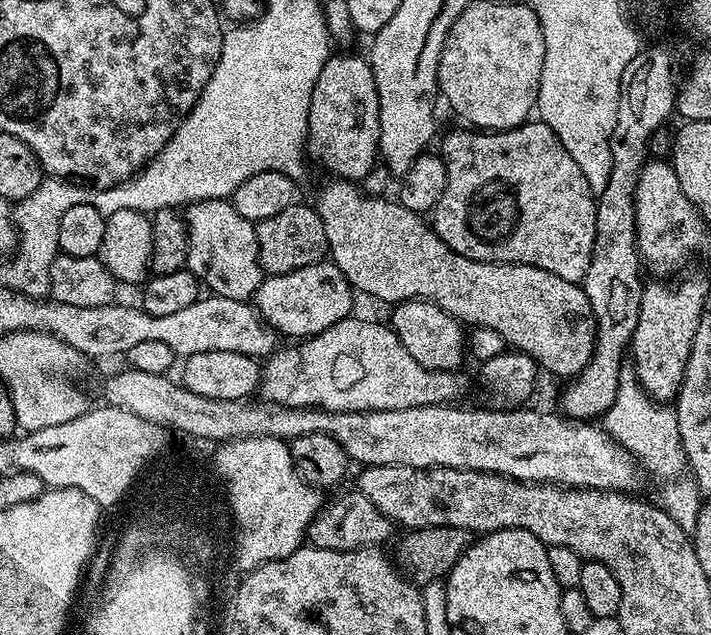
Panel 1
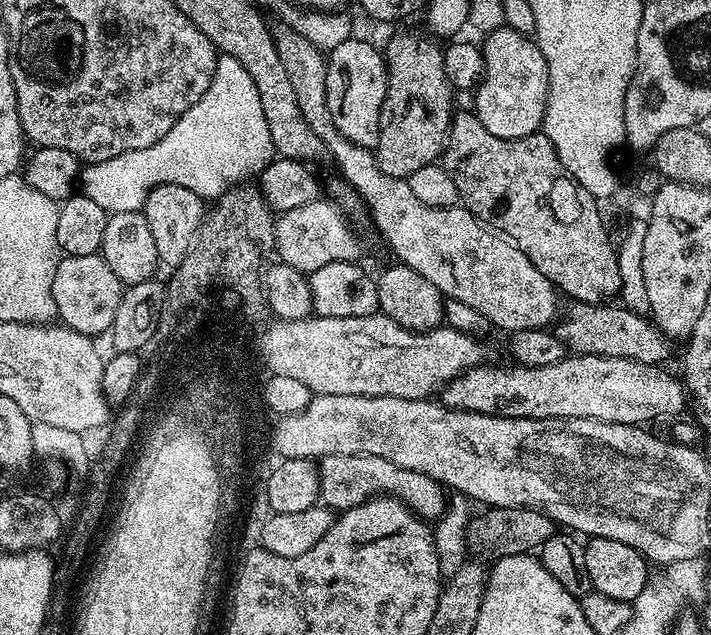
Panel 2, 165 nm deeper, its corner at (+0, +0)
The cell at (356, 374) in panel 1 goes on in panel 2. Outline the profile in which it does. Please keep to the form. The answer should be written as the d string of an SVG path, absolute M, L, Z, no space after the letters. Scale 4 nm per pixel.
M579 354L565 355L562 362L554 362L554 366L534 366L526 368L523 366L511 366L512 368L488 368L481 366L471 368L462 373L461 376L455 376L449 384L445 384L442 389L442 403L445 408L456 408L459 412L477 412L487 416L505 416L506 418L530 418L531 420L577 420L586 418L587 420L601 420L602 422L614 422L615 424L635 424L637 426L651 425L651 420L656 420L659 416L672 416L676 418L681 415L680 412L686 408L686 389L683 379L671 376L667 372L667 367L659 364L647 364L638 362L630 358L606 358L605 356L582 356Z

